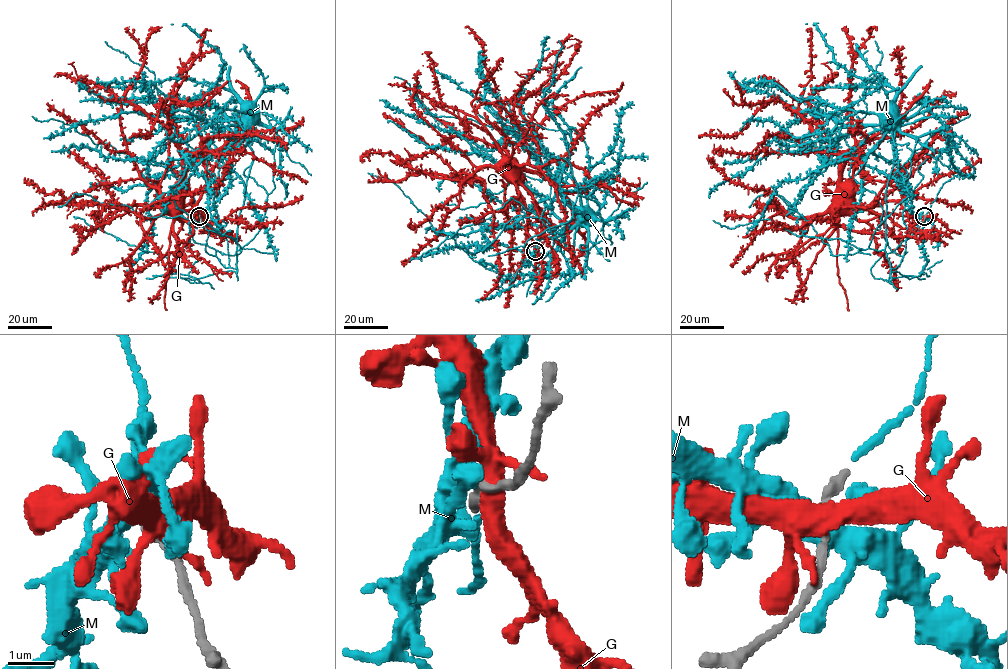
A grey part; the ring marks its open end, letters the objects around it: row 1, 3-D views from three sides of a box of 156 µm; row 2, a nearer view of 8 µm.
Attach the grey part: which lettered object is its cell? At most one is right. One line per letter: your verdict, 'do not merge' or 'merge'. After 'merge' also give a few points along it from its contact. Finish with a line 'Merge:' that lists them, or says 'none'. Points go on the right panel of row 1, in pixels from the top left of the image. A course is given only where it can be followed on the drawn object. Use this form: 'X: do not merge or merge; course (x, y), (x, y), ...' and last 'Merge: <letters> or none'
G: do not merge
M: merge; course (924, 217), (912, 210), (911, 198), (899, 182), (864, 163), (866, 157), (892, 124)
Merge: M

